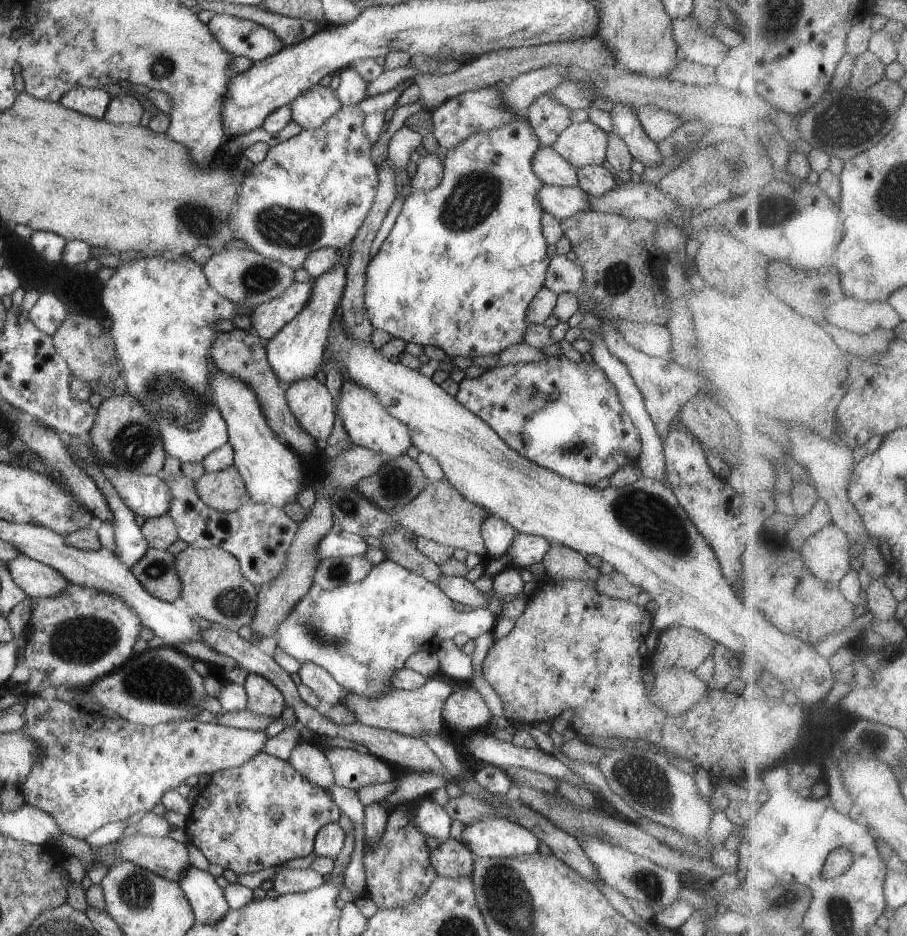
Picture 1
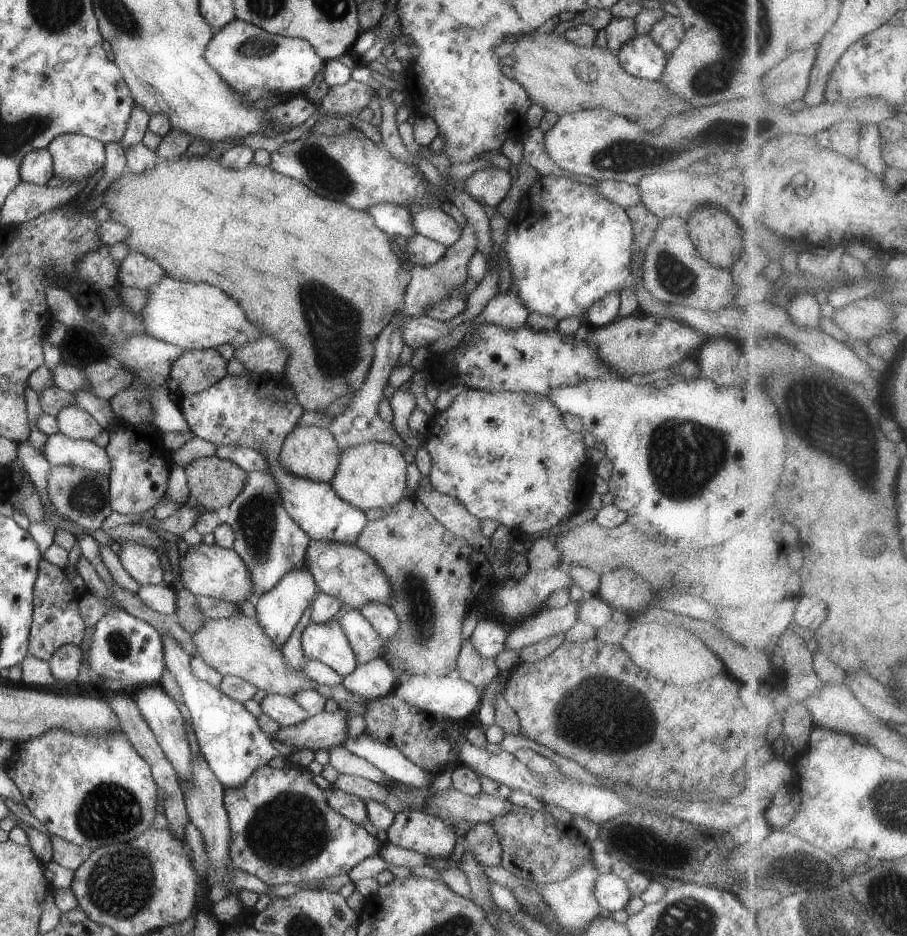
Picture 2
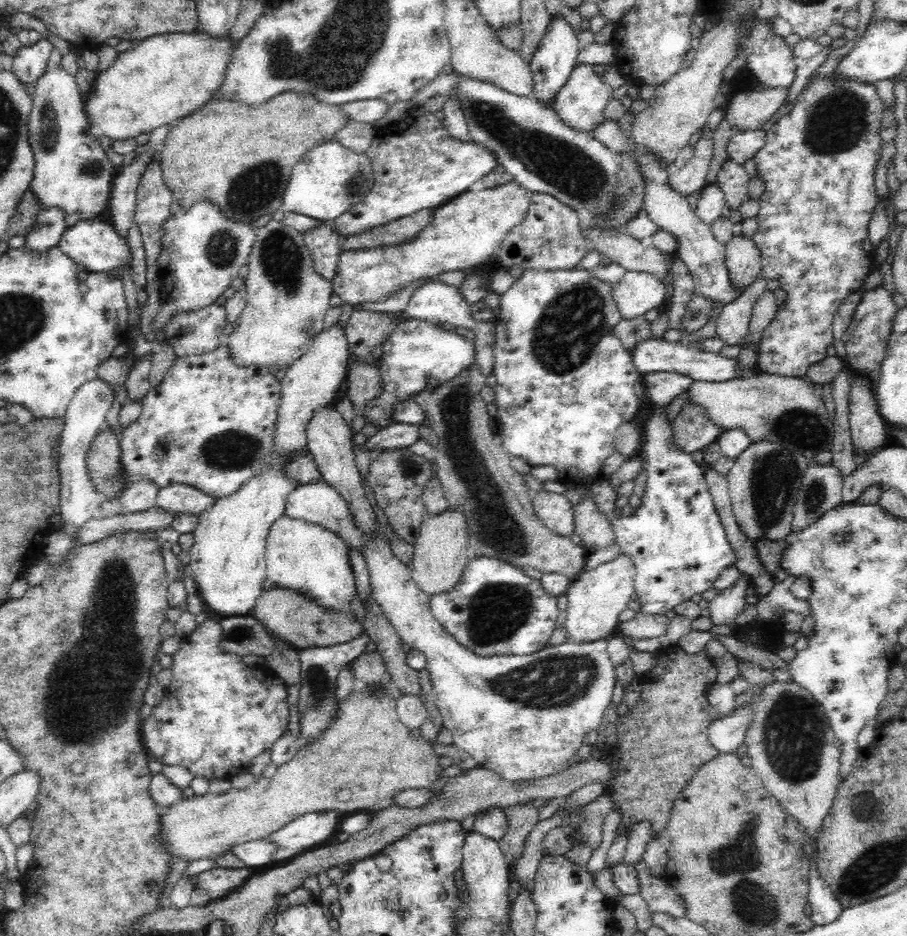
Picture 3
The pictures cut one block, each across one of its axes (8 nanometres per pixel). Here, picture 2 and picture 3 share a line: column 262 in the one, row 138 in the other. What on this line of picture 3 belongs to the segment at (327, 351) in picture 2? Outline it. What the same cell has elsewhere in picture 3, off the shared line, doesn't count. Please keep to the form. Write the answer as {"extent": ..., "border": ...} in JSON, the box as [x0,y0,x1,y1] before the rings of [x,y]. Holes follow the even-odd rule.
{"extent":[158,91,349,224],"border":[[[309,91],[280,93],[260,104],[260,108],[240,104],[240,101],[212,99],[192,114],[178,119],[167,134],[158,158],[164,183],[172,190],[174,201],[180,203],[182,211],[206,198],[217,205],[226,219],[250,224],[279,210],[292,166],[317,144],[334,140],[336,132],[349,121],[340,105],[326,104]]]}

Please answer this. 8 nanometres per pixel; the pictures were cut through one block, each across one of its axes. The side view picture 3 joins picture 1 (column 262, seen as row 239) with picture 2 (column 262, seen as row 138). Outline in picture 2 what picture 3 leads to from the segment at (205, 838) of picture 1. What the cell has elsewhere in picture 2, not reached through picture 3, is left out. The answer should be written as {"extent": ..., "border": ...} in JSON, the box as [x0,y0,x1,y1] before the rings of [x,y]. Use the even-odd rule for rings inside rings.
{"extent":[223,764,382,887],"border":[[[286,764],[282,769],[272,768],[270,765],[264,765],[257,768],[239,787],[228,787],[224,791],[223,801],[227,815],[229,818],[229,829],[231,832],[231,843],[229,846],[229,853],[232,858],[233,866],[236,869],[240,869],[254,876],[257,876],[262,882],[265,882],[269,887],[275,884],[298,884],[299,882],[320,881],[322,878],[329,876],[340,876],[342,874],[348,874],[349,870],[352,870],[357,864],[360,864],[362,860],[368,857],[373,857],[379,854],[382,843],[377,837],[366,831],[362,825],[357,825],[355,822],[344,818],[339,812],[336,812],[335,808],[332,808],[327,803],[327,796],[324,789],[320,788],[316,782],[312,779],[314,775],[304,767],[297,764]]]}

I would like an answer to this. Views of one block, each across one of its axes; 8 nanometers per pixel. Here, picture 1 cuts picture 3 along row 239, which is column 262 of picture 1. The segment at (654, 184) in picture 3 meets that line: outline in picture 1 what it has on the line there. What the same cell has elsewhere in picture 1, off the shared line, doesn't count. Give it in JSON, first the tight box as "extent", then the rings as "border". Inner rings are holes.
{"extent":[243,672,286,720],"border":[[[247,672],[243,688],[248,696],[246,709],[257,716],[274,720],[274,718],[280,717],[286,708],[280,690],[263,676]]]}

